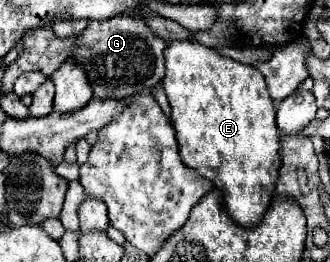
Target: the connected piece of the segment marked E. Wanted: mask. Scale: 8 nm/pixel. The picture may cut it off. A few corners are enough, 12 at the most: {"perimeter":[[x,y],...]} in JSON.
{"perimeter":[[172,41],[182,163],[260,225],[282,167],[262,73]]}

